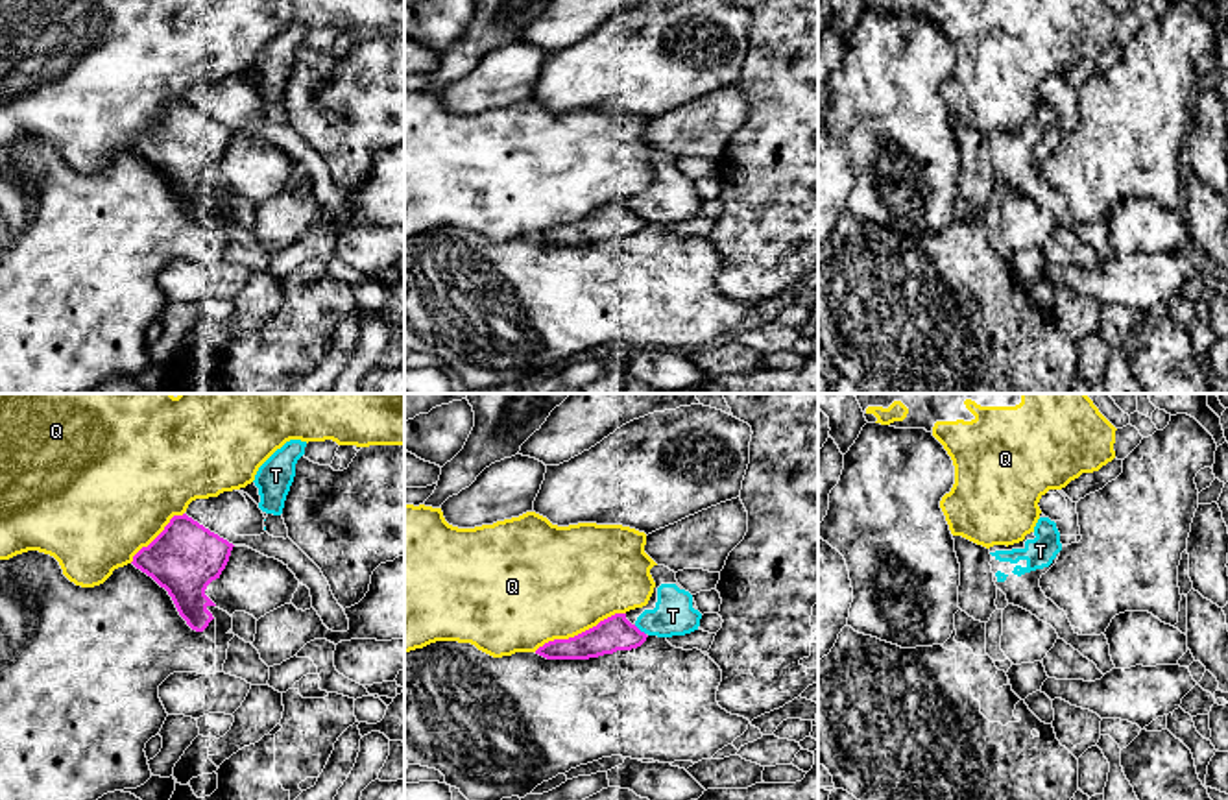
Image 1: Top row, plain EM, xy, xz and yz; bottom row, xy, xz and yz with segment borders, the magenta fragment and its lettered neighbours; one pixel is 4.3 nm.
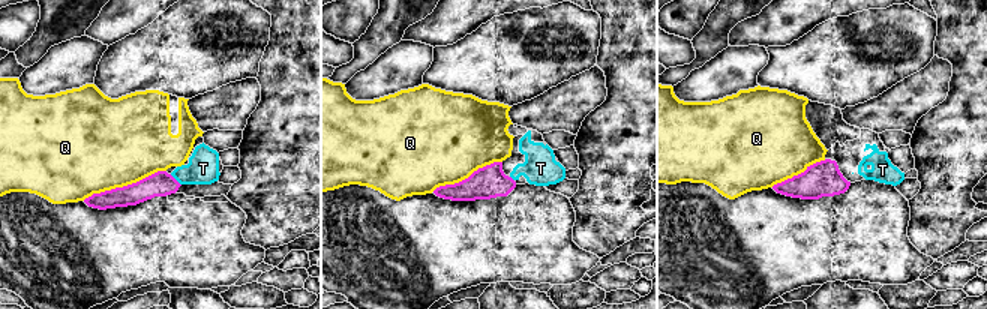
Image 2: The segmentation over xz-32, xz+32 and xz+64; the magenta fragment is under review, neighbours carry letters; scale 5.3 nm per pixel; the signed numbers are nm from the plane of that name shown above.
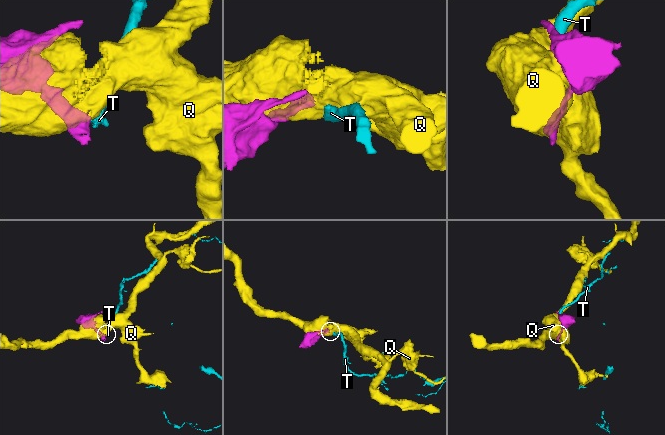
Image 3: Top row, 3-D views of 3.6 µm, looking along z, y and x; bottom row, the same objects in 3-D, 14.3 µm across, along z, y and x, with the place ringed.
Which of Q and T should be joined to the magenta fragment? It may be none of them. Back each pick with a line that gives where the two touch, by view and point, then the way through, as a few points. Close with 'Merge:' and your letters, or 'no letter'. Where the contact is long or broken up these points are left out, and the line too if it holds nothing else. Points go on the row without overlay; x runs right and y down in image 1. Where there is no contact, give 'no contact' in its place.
Merge: no letter

